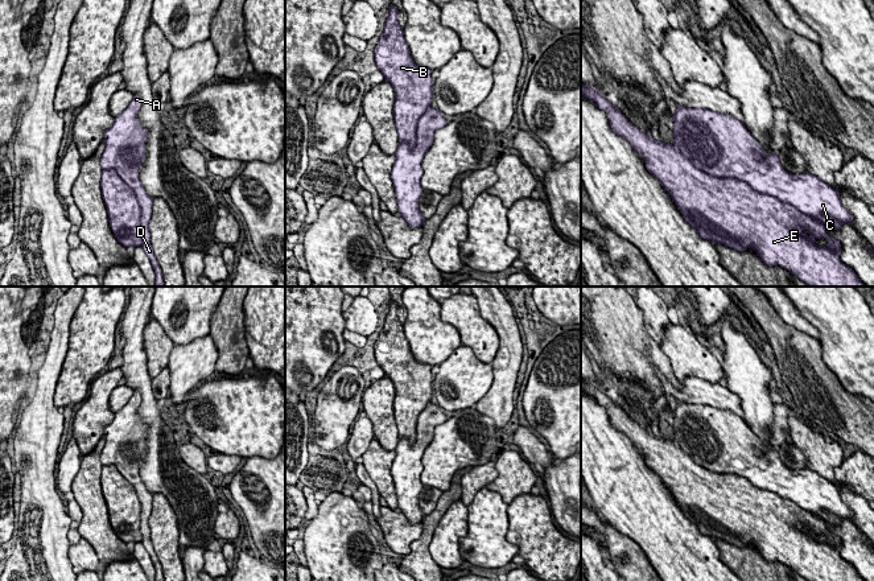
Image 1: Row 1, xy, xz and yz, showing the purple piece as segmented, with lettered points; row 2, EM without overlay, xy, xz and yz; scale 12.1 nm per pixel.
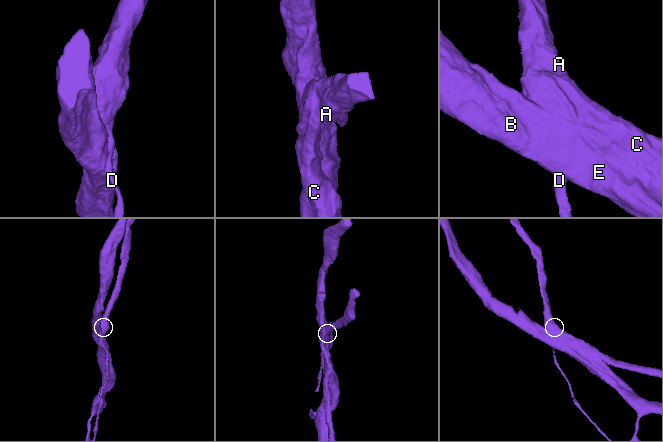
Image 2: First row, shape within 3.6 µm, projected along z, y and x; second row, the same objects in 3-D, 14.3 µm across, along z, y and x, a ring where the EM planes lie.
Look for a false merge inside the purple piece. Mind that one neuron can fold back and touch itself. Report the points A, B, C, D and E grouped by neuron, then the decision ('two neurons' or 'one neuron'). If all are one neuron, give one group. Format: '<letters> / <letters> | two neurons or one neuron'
A C D / B E | two neurons

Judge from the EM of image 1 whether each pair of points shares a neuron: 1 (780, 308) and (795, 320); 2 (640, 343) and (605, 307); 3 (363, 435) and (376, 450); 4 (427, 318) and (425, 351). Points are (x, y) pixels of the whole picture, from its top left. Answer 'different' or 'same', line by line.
1: same
2: same
3: different
4: same

